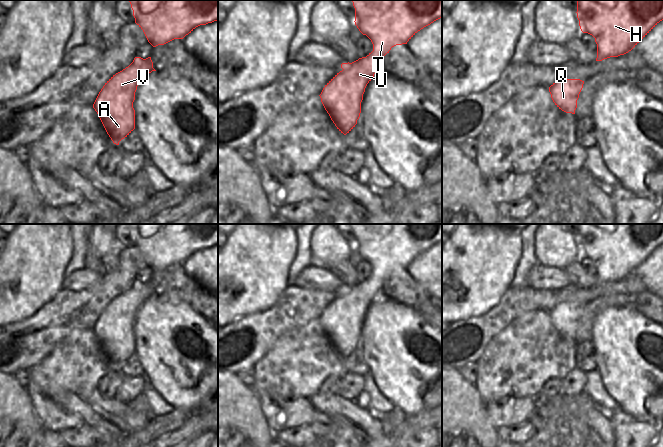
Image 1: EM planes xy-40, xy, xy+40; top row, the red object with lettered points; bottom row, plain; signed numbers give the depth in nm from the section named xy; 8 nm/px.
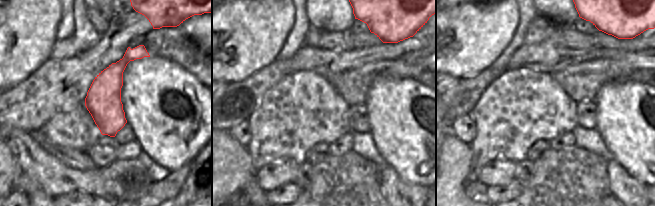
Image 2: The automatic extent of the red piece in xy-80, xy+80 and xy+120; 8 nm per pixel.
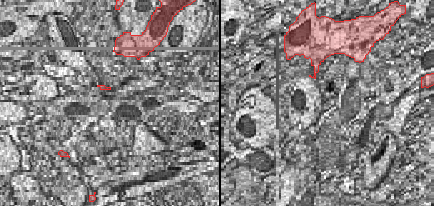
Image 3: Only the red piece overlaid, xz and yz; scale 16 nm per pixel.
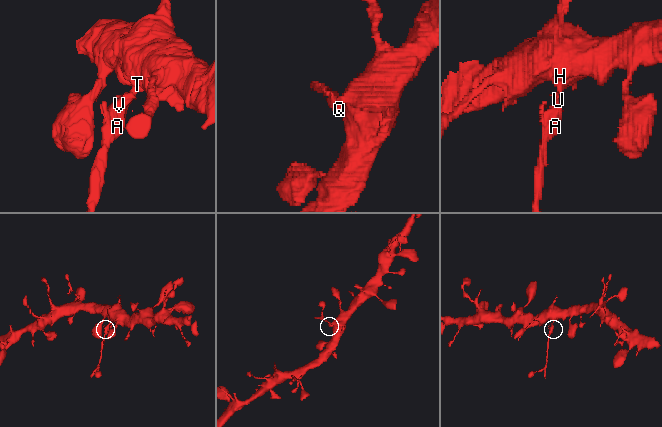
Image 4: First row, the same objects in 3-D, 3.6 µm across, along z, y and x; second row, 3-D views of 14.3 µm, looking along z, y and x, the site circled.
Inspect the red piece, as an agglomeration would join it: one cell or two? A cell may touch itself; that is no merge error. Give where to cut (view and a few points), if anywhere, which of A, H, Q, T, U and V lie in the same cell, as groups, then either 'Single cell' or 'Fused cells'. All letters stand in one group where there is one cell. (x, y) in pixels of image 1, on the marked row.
Split along xy+40 (597, 50), (607, 57). Groups: A Q U V / H T. Fused cells.

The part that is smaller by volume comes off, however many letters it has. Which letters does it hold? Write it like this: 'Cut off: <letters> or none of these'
Cut off: A, Q, U, V

